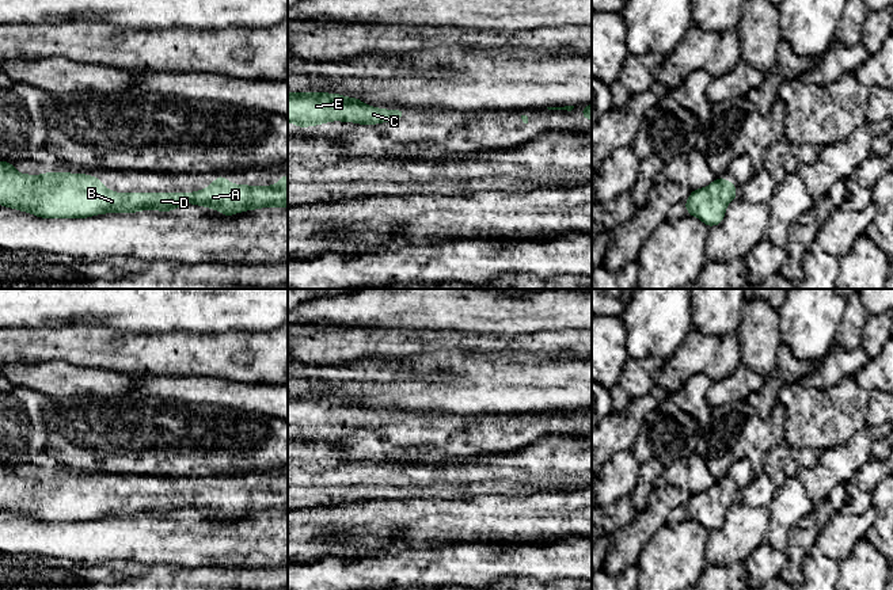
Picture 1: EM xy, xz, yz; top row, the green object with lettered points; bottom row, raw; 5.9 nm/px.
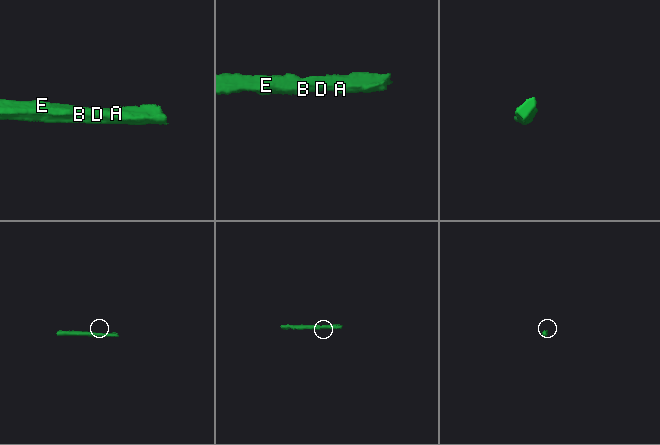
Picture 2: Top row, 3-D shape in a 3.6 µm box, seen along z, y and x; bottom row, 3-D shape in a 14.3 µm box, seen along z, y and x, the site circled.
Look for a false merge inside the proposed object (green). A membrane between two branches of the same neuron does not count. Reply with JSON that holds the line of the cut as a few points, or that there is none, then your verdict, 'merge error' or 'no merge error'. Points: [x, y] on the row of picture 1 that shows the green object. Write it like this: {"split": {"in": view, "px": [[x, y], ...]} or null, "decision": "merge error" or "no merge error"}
{"split": null, "decision": "no merge error"}

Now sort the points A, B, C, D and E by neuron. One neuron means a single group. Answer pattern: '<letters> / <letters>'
A B C D E

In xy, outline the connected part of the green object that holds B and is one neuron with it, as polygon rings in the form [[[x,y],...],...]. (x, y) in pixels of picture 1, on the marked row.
[[[0,161],[0,205],[33,213],[42,218],[87,218],[103,213],[136,213],[138,210],[170,212],[185,203],[212,208],[229,217],[233,213],[259,208],[288,208],[288,176],[280,176],[276,186],[232,184],[223,175],[206,189],[195,193],[129,193],[104,189],[102,180],[86,174],[46,172],[24,175],[10,161]]]

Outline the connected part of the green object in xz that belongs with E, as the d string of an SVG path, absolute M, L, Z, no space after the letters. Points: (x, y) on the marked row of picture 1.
M288 92L288 122L297 127L316 126L331 121L375 125L404 117L404 110L384 110L366 106L357 98L326 92Z

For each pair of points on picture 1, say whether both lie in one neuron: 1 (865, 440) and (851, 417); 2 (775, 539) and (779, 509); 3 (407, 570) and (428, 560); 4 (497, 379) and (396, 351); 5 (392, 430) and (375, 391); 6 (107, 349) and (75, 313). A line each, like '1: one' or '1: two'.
1: two
2: one
3: one
4: two
5: two
6: two

